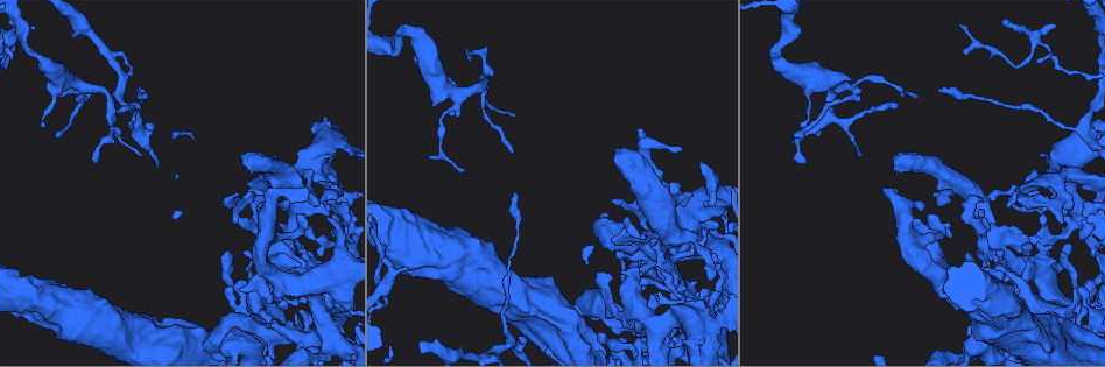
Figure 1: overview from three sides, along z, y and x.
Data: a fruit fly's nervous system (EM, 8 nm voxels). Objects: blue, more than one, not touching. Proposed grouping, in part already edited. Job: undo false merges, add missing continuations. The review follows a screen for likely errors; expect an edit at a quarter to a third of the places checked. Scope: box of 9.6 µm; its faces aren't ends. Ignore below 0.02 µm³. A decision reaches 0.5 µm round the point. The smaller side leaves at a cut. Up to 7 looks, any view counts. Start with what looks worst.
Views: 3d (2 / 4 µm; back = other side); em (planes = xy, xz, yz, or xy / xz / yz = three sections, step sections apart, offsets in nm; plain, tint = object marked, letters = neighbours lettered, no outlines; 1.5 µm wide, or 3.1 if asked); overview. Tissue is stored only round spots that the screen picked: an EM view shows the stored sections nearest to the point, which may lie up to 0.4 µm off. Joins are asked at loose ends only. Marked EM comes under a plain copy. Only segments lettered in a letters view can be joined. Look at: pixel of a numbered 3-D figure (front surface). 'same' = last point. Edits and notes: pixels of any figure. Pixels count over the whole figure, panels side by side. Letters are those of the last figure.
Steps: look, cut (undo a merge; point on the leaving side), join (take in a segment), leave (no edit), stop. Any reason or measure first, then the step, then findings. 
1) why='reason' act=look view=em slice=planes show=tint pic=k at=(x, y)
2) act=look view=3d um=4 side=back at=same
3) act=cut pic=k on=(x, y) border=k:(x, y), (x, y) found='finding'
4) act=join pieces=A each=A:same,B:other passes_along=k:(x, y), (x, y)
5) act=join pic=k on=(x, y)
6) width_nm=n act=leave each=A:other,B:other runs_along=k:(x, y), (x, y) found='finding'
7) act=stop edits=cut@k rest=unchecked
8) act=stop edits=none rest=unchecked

why='sharp bend' act=look view=em slice=planes show=tint pic=1 at=(1048, 52)

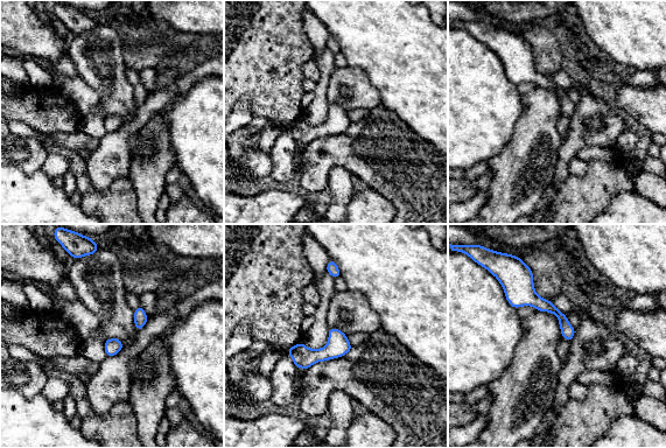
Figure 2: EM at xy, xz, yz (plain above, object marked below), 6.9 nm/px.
why='see the neighbours' act=look view=em slice=planes show=letters at=same

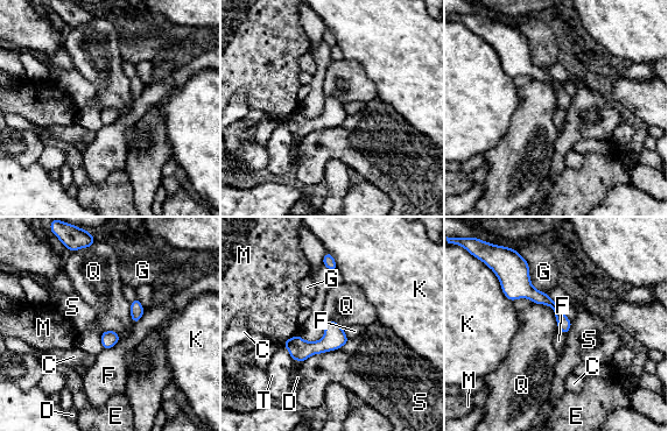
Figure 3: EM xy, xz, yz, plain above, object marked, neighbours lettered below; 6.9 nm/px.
longest_contact=G:260nm act=leave each=C:other,D:other,E:other,F:other,G:other,K:other,M:other,Q:other,S:other,T:other runs_along=3:(507, 284), (548, 301), (565, 329) found='continuous, no second cell'

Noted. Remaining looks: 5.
why='an open end' act=look view=em slice=planes show=letters pic=1 at=(657, 268)

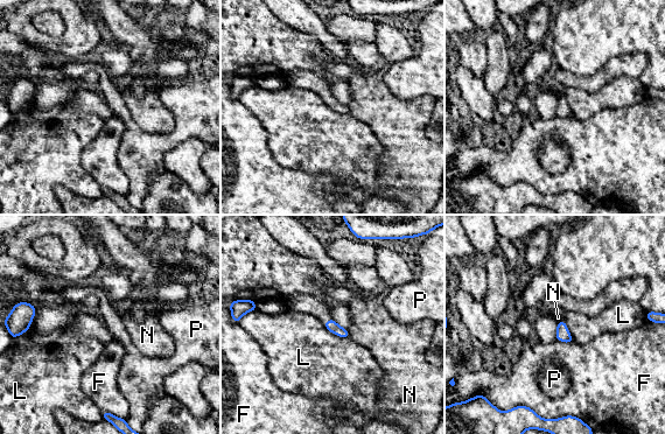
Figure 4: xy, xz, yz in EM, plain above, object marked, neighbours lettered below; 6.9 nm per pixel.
act=leave each=F:other,L:other,N:other,P:other border=4:(322, 323), (330, 331), (348, 338) found='none of them fits'

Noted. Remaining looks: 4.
why='branch stops here' act=look view=3d um=2 pic=1 at=(240, 289)

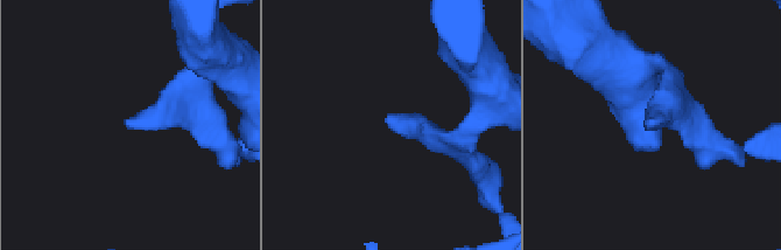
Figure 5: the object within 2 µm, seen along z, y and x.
act=look view=em slice=xz step=8 show=letters pic=5 at=(647, 125)

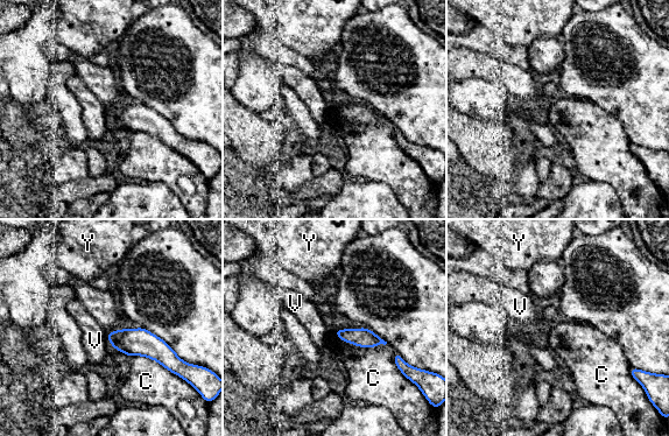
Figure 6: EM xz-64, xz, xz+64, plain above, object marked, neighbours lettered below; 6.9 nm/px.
act=leave each=C:other,V:other,Y:other border=6:(127, 354), (149, 357), (190, 385) found='none of them fits'

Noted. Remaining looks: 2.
act=stop edits=none rest=unchecked

